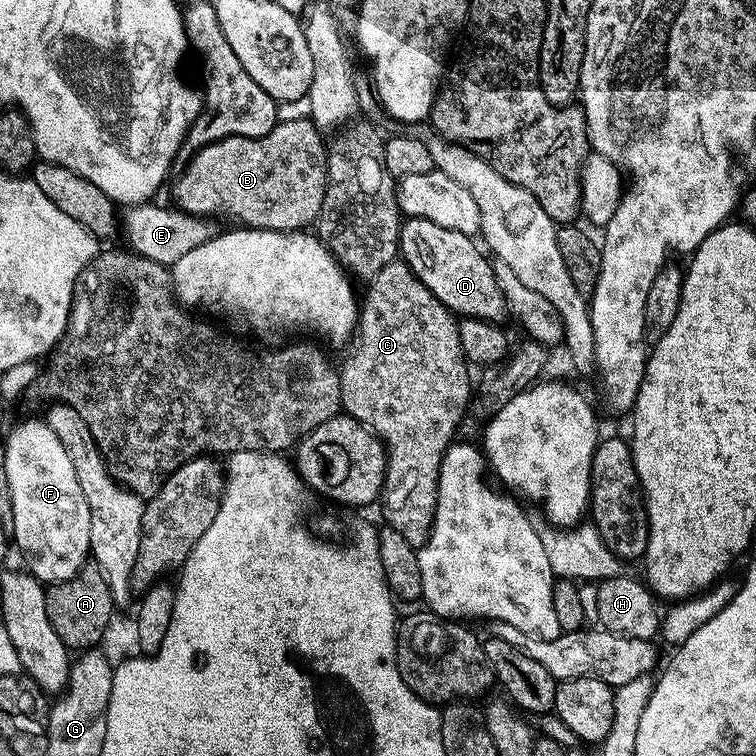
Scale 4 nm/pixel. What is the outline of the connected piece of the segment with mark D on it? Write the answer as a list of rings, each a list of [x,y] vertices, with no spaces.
[[[409,217],[401,223],[398,256],[420,279],[422,286],[457,317],[473,316],[500,322],[506,316],[504,295],[493,261],[480,253],[481,245],[476,242],[461,231],[449,230],[424,218]]]

